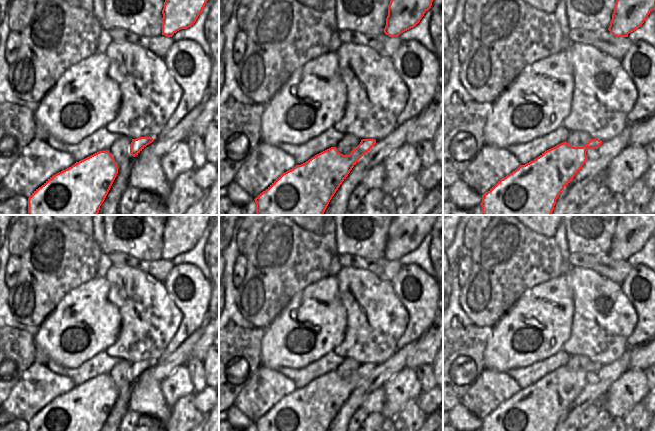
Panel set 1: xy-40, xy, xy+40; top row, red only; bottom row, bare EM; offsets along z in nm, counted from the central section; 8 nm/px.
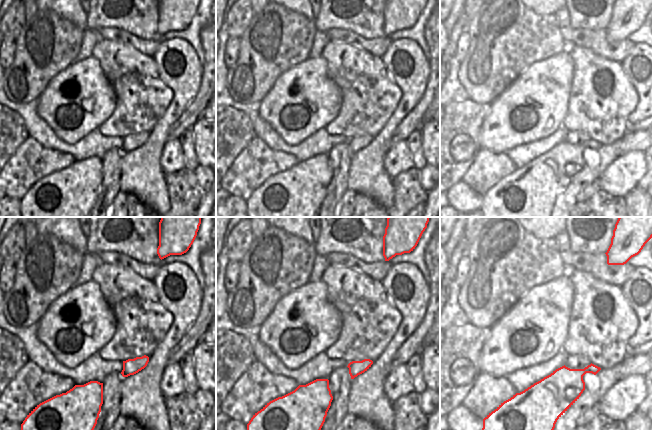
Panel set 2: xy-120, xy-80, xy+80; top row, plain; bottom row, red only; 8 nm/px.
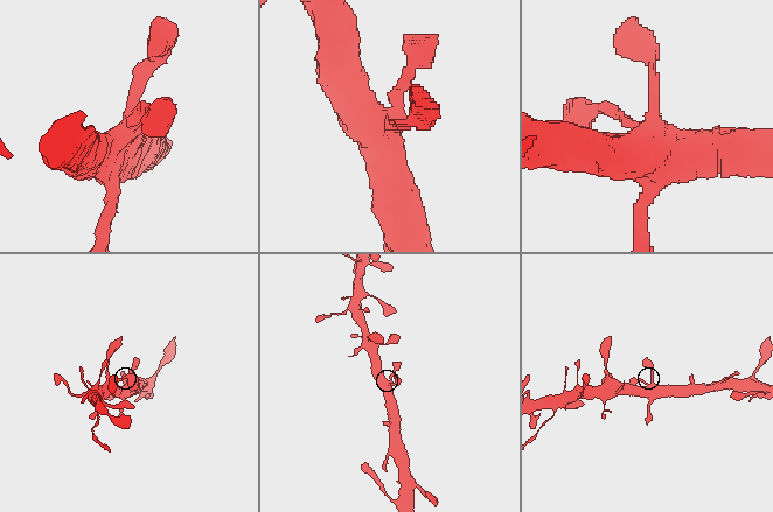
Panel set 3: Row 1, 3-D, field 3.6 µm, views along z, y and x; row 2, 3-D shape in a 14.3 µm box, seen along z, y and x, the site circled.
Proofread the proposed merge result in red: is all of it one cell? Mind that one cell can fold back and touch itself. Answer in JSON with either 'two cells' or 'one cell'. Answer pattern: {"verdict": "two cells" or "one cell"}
{"verdict": "one cell"}

